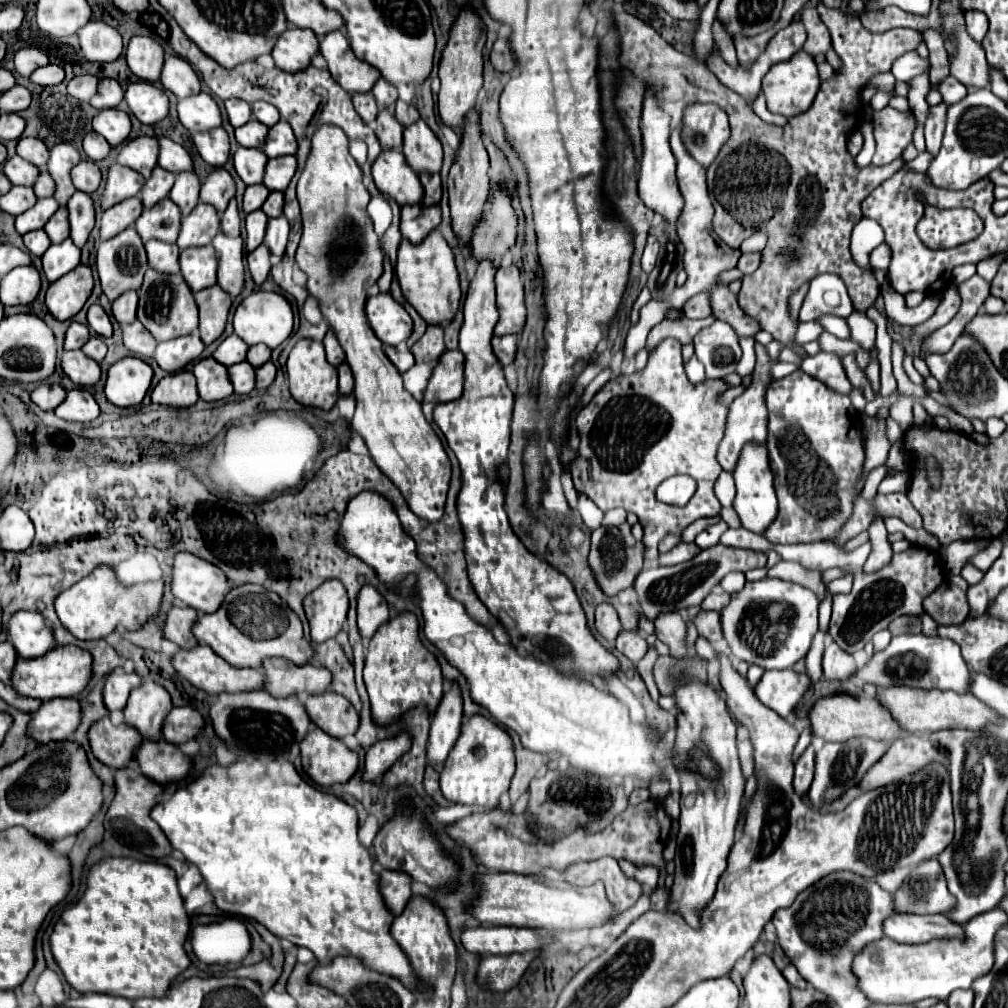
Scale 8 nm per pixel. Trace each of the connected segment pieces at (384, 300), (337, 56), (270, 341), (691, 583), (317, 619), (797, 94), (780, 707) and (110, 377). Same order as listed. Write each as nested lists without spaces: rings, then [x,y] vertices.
[[[390,293],[368,297],[366,315],[372,331],[384,345],[398,345],[412,333],[412,319],[408,311],[398,301],[394,301]]]
[[[330,31],[320,39],[320,53],[326,59],[334,81],[350,93],[370,91],[380,77],[378,69],[370,67],[366,61],[360,61],[350,51],[350,43],[342,31]]]
[[[272,291],[250,293],[246,299],[242,299],[242,303],[234,311],[234,333],[250,347],[258,343],[264,343],[270,349],[278,347],[282,341],[290,337],[292,325],[294,325],[294,313],[290,303],[280,293]]]
[[[722,543],[700,551],[694,559],[680,563],[680,565],[672,565],[672,567],[664,567],[664,565],[650,565],[644,567],[636,581],[634,581],[634,591],[636,591],[636,601],[638,601],[638,609],[640,613],[654,621],[660,613],[672,613],[678,609],[688,609],[694,605],[700,605],[702,599],[710,593],[710,589],[720,583],[720,579],[730,573],[730,571],[750,571],[756,567],[766,567],[766,555],[760,551],[752,551],[752,549],[736,549],[736,547],[726,547]]]
[[[330,579],[320,585],[310,597],[304,599],[304,611],[310,621],[310,637],[314,643],[324,643],[334,639],[344,623],[348,613],[348,595],[340,581]]]
[[[800,51],[798,55],[794,55],[794,59],[776,63],[766,73],[766,79],[762,79],[762,93],[766,95],[770,111],[780,113],[784,117],[794,117],[804,113],[812,105],[818,93],[818,87],[820,87],[820,75],[818,75],[814,59],[806,51]]]
[[[792,669],[764,671],[760,683],[754,687],[754,693],[780,717],[788,717],[806,693],[806,687],[810,687],[810,679],[806,679],[804,673],[796,673]]]
[[[124,357],[116,361],[106,375],[104,395],[116,407],[138,405],[152,381],[152,367],[138,357]]]

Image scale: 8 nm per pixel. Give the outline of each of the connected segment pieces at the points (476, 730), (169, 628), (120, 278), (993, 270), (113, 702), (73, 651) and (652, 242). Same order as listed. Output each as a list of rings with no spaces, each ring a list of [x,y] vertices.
[[[474,717],[462,727],[462,735],[440,771],[440,791],[452,803],[484,805],[484,811],[492,811],[498,807],[500,795],[508,791],[514,767],[514,747],[510,735],[494,721]]]
[[[172,607],[166,615],[166,621],[162,625],[164,637],[174,641],[178,647],[186,649],[196,645],[196,639],[190,631],[190,625],[194,625],[194,619],[198,617],[198,611],[192,607]]]
[[[134,227],[124,229],[122,233],[118,233],[116,237],[102,241],[98,247],[98,257],[96,257],[96,267],[98,267],[98,275],[100,275],[100,283],[102,283],[102,291],[104,295],[114,301],[118,295],[122,295],[124,291],[130,289],[140,289],[142,285],[142,277],[144,271],[148,269],[148,261],[146,261],[146,251],[142,241],[138,239],[138,233],[134,231]]]
[[[994,255],[994,257],[988,257],[988,259],[982,259],[976,267],[978,267],[978,275],[984,277],[986,281],[992,281],[994,275],[998,273],[998,267],[1002,263],[1002,255]]]
[[[116,667],[112,673],[108,673],[104,683],[104,705],[112,711],[122,711],[126,705],[126,699],[134,687],[138,687],[142,679],[136,673],[126,673],[122,667]]]
[[[64,645],[54,647],[36,659],[18,659],[12,673],[14,675],[10,679],[10,687],[22,697],[32,697],[40,701],[56,697],[78,697],[92,677],[92,657],[88,651]]]
[[[648,237],[644,255],[642,255],[642,271],[650,273],[656,265],[656,257],[658,257],[658,241],[654,237]]]

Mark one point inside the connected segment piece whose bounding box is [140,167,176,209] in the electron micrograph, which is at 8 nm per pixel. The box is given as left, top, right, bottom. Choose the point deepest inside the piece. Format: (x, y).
(157, 187)

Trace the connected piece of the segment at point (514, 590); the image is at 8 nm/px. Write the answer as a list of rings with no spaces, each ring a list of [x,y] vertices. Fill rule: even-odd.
[[[482,259],[482,263],[478,265],[478,271],[474,275],[474,279],[470,281],[470,289],[468,289],[468,295],[466,295],[466,301],[464,301],[464,323],[462,323],[462,329],[460,329],[460,351],[466,355],[466,379],[464,379],[464,393],[462,393],[462,399],[456,399],[456,401],[450,401],[450,403],[442,403],[442,405],[436,405],[434,409],[434,421],[438,423],[438,427],[442,429],[446,441],[448,441],[448,447],[454,451],[454,455],[458,457],[458,463],[460,463],[460,469],[462,469],[462,489],[458,493],[458,517],[460,517],[460,523],[462,523],[462,533],[464,533],[464,555],[466,555],[466,567],[468,567],[468,579],[478,595],[478,599],[488,607],[488,611],[504,625],[506,633],[510,635],[510,643],[520,651],[520,647],[524,647],[524,651],[530,655],[530,657],[536,657],[536,659],[542,659],[546,663],[554,663],[560,671],[570,671],[572,675],[578,675],[578,677],[584,677],[586,675],[594,675],[598,671],[604,671],[604,673],[612,673],[616,671],[618,667],[618,659],[608,653],[598,641],[596,637],[592,635],[592,631],[588,629],[586,625],[586,615],[580,607],[580,601],[574,593],[574,587],[572,583],[560,573],[556,571],[554,567],[550,567],[546,561],[534,557],[530,551],[526,551],[526,547],[522,547],[520,539],[514,535],[512,527],[510,527],[510,521],[506,517],[506,511],[504,511],[504,485],[502,485],[502,477],[500,477],[500,467],[506,463],[506,457],[508,457],[508,445],[510,445],[510,419],[512,419],[512,407],[514,407],[514,395],[506,383],[506,377],[504,377],[504,371],[502,371],[502,363],[496,359],[494,351],[492,351],[492,335],[494,335],[494,327],[498,323],[498,305],[496,305],[496,283],[494,283],[494,275],[496,275],[496,265],[492,259]]]

